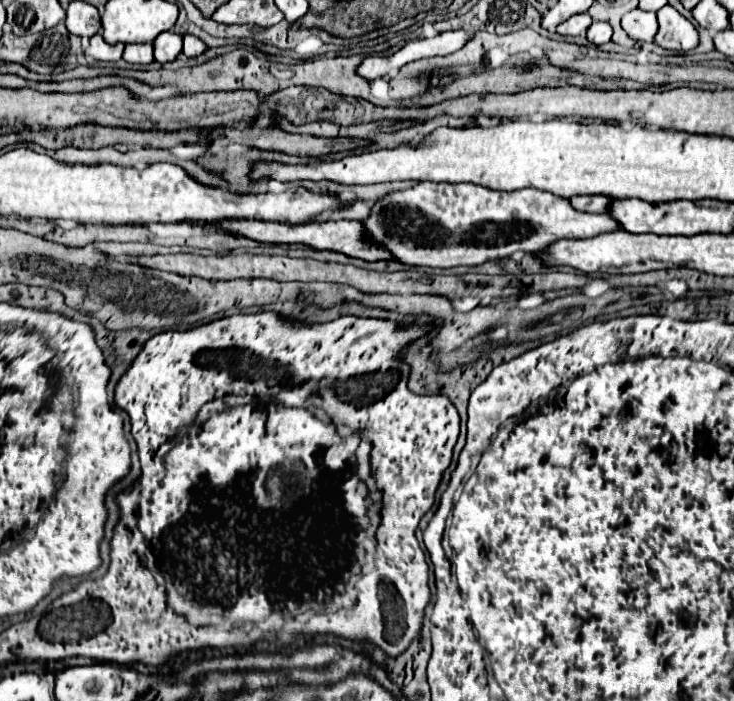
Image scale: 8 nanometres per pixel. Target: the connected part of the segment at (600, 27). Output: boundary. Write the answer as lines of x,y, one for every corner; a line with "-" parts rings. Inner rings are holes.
595,21
587,31
587,39
595,45
603,45
611,41
611,35
613,35
613,29
609,27
609,23
603,23
603,21

